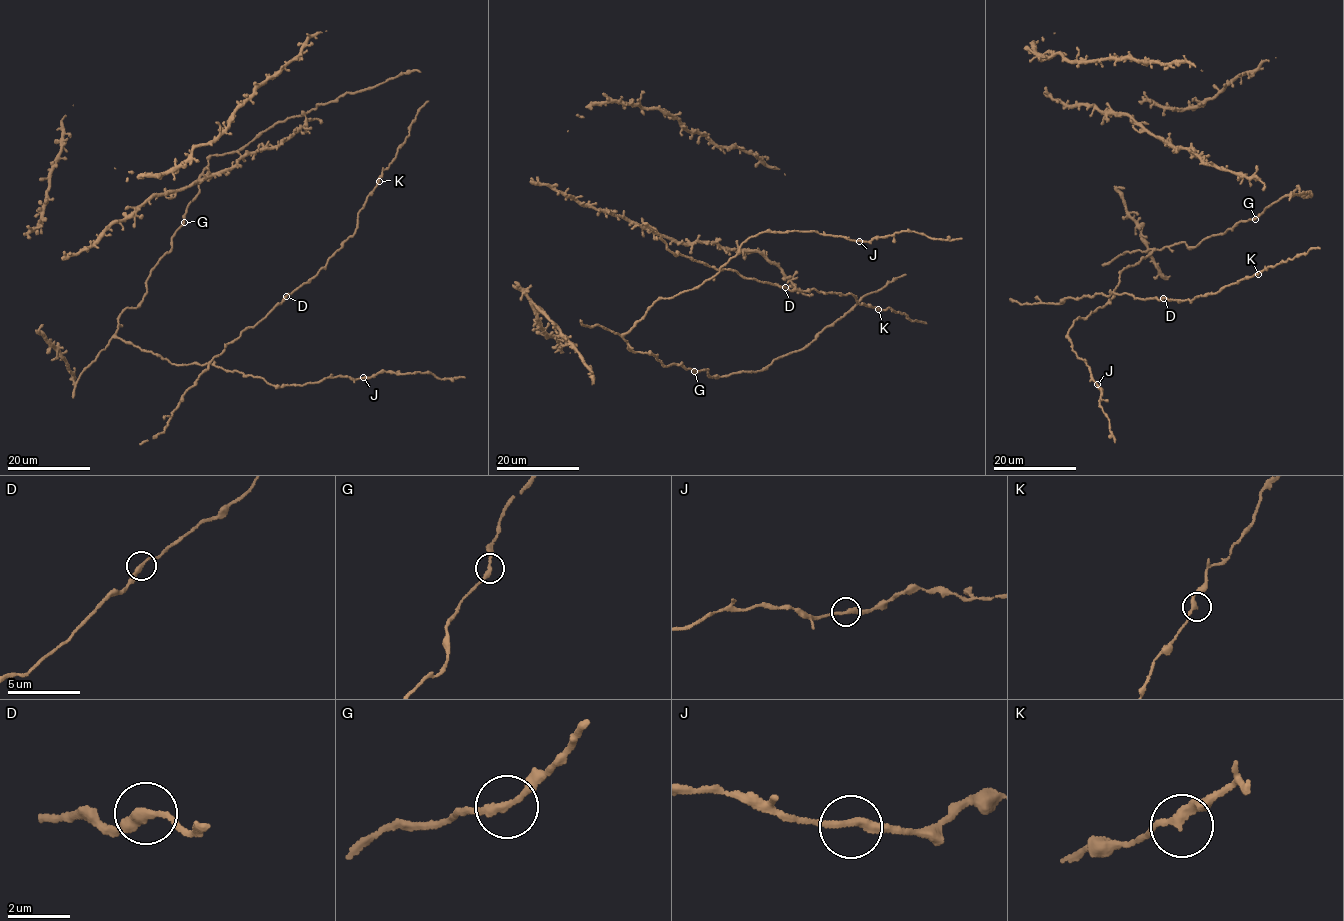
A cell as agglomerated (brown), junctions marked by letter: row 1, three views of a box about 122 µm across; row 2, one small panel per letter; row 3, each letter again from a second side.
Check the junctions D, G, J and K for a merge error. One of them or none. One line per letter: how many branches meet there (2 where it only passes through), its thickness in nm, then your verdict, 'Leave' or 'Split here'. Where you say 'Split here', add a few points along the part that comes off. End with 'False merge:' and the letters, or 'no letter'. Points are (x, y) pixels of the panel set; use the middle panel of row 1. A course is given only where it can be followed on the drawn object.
D: Branches: 2. Thickness 260 nm. Leave
G: Branches: 2. Thickness 240 nm. Leave
J: Branches: 2. Thickness 260 nm. Leave
K: Branches: 2. Thickness 260 nm. Leave
False merge: no letter

